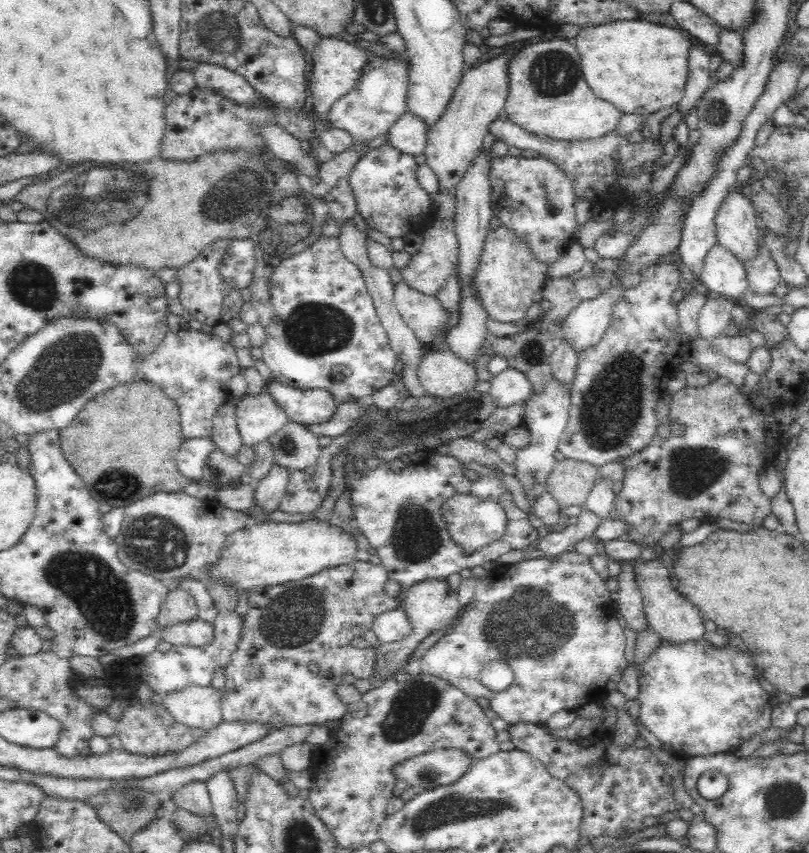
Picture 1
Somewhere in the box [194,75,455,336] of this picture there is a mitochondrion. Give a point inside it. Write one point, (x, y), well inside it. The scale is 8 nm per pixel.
(234, 194)

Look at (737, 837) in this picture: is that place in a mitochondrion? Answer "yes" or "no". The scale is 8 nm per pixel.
yes

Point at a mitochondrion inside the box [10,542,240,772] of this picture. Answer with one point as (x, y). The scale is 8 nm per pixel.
(105, 600)

